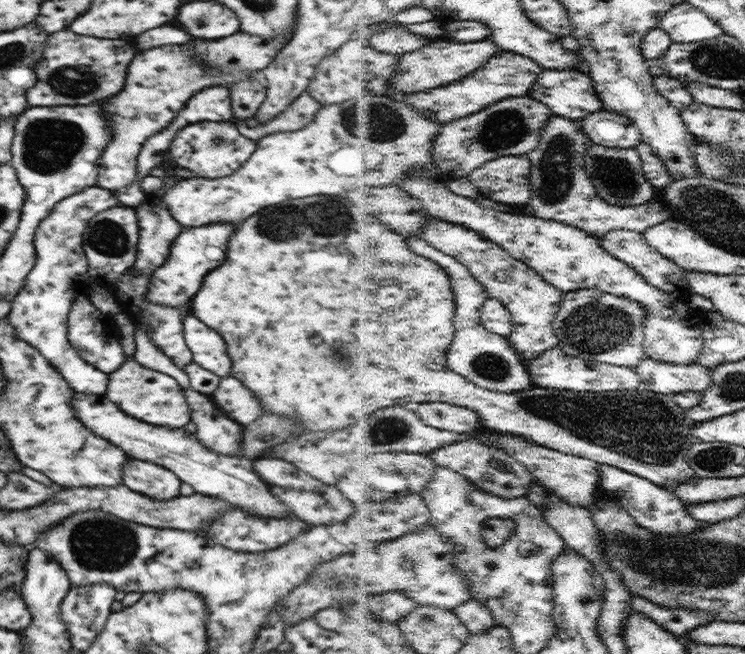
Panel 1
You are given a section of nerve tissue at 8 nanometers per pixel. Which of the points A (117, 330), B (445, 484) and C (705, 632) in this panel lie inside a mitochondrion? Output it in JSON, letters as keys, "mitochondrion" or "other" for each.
{"A":"other","B":"other","C":"other"}

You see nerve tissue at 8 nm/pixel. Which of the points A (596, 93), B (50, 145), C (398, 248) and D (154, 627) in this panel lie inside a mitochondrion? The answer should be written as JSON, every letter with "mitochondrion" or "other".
{"A":"other","B":"mitochondrion","C":"other","D":"other"}

